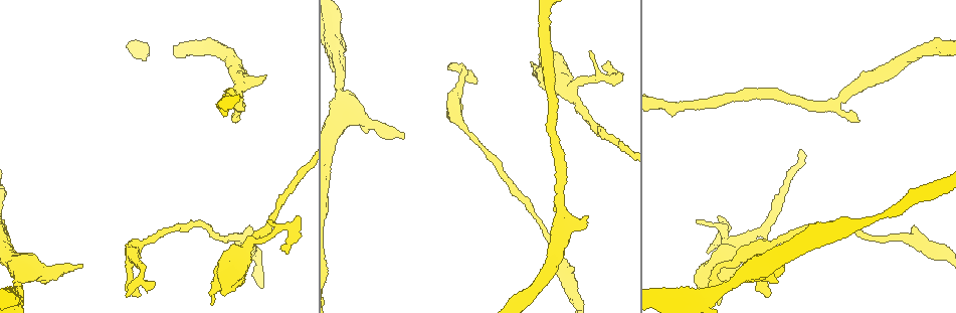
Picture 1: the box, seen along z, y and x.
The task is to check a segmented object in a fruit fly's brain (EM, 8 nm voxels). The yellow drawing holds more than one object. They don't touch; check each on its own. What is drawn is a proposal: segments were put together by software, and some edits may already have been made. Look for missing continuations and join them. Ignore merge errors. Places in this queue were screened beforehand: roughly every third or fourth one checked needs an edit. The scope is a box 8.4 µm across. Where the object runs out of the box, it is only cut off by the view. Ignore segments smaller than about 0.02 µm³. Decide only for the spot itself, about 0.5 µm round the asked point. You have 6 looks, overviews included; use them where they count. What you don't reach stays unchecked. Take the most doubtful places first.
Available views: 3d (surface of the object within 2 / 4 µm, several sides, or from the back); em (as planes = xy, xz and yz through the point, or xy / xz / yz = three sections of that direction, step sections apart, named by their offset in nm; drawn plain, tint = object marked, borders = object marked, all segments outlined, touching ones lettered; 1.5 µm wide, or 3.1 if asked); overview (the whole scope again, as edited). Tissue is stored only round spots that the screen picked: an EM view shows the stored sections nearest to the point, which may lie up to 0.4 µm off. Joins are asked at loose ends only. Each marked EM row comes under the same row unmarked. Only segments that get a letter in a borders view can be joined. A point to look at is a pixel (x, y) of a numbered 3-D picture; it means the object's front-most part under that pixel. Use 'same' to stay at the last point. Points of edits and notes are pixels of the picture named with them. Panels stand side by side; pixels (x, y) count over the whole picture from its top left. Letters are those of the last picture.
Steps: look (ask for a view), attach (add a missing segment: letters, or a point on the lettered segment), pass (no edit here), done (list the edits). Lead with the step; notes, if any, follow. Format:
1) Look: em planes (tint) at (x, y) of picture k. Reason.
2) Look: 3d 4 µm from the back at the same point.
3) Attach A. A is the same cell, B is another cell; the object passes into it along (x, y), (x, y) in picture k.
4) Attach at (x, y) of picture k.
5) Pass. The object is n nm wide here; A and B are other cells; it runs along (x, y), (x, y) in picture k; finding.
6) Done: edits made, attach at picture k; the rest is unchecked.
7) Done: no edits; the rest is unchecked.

Look: em planes (tint) at (287, 251) of picture 1. Branch stops here.

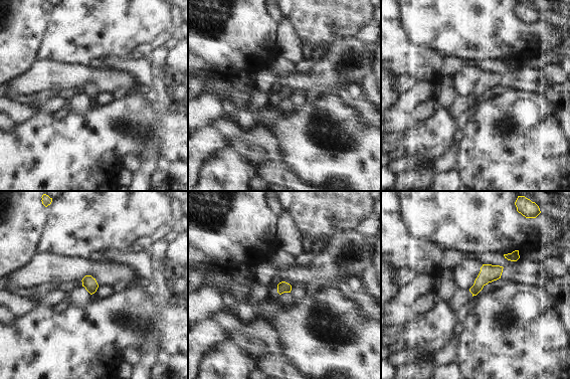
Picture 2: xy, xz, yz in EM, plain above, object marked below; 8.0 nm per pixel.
Look: em planes (borders) at the same point. See the neighbours.

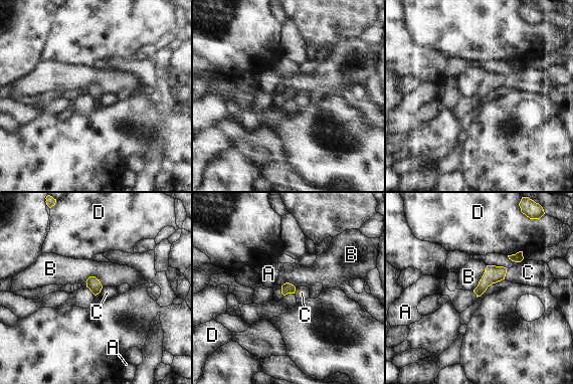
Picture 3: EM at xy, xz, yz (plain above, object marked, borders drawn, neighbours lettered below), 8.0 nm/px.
Attach A. A is the same cell, B, C and D are other cells; the object passes into it along (493, 273), (474, 293), (461, 300) in picture 3; it goes on there.

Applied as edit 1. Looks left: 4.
Look: em planes (borders) at (782, 267) of picture 1. Free end.

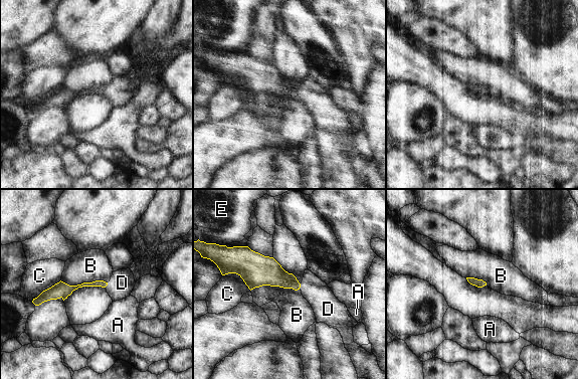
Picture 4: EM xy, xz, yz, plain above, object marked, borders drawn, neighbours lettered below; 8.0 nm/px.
Attach D. D is the same cell, A, B, C and E are other cells; the object passes into it along (271, 273), (300, 287), (323, 301) in picture 4; the neuron continues.

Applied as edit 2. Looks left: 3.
Look: 3d 4 µm at (236, 121) of picture 1. Free end.

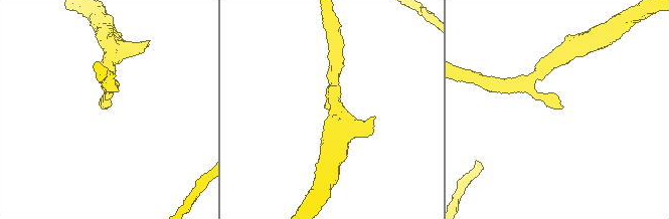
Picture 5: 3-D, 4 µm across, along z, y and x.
Look: em planes (borders) at (559, 108) of picture 5.

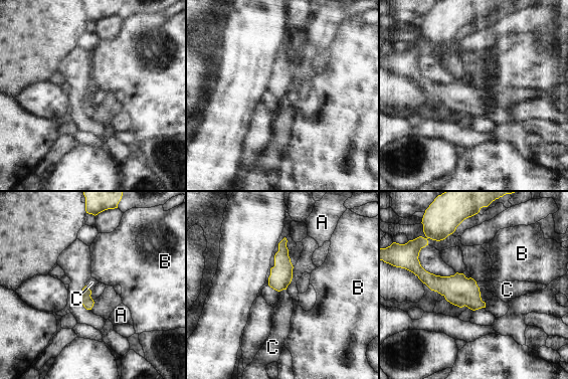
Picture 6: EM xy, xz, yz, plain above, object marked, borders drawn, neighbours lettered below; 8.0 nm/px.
Pass. A, B and C are other cells; a border runs along (85, 285), (91, 291) in picture 6; no lettered segment goes on from it.

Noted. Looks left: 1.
Done: edits made, attach at picture 3, attach at picture 4; the rest is unchecked.

